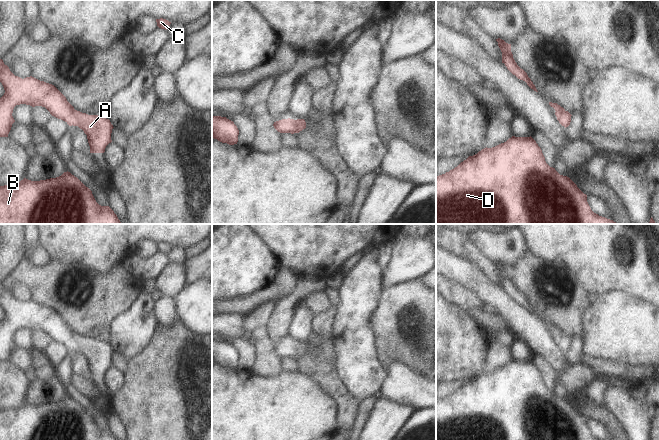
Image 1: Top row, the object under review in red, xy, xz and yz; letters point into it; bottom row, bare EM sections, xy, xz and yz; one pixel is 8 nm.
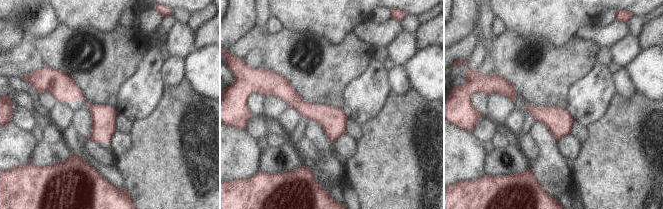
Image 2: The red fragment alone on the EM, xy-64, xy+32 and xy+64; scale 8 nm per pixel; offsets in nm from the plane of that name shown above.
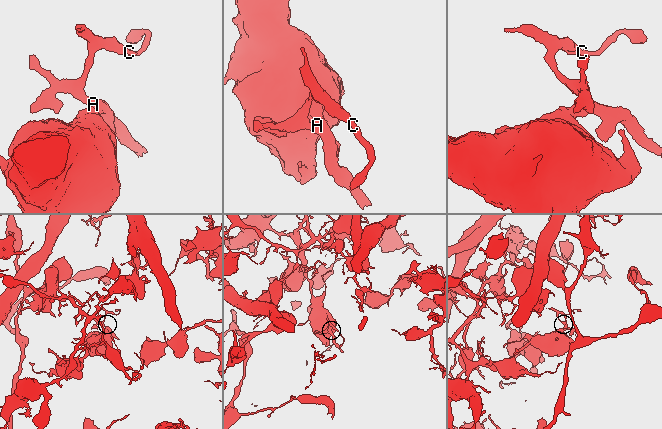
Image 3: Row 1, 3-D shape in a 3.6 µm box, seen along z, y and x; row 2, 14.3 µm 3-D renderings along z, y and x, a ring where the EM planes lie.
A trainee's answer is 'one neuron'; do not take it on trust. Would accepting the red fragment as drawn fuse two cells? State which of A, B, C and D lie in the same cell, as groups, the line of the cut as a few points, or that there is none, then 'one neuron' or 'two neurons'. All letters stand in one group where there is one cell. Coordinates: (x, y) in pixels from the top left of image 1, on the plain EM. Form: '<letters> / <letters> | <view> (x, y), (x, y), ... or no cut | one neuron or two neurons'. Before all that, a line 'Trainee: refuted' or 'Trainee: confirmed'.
Trainee: confirmed
A B C D | no cut | one neuron

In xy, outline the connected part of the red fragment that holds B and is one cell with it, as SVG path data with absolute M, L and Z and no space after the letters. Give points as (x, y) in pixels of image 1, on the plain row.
M70 396L40 405L26 402L17 408L0 410L0 440L117 440L109 430L99 429L92 415Z

